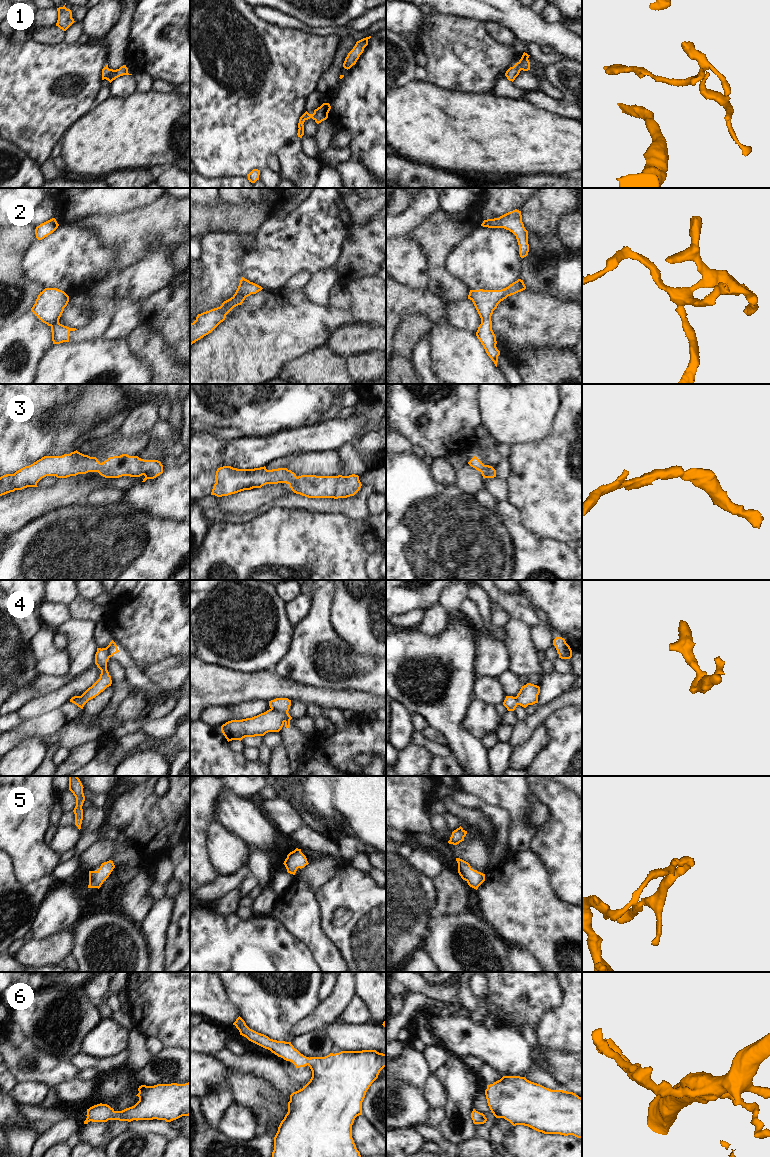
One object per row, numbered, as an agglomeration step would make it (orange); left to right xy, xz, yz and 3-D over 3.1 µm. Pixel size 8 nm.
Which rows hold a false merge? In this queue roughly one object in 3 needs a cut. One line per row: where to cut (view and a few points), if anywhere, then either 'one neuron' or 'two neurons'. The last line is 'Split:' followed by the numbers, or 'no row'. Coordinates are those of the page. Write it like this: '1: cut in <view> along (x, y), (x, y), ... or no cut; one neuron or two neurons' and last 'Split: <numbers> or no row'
1: no cut; one neuron
2: no cut; one neuron
3: no cut; one neuron
4: cut in xz along (271, 708), (280, 711), (284, 715), (285, 721); two neurons
5: no cut; one neuron
6: no cut; one neuron
Split: 4

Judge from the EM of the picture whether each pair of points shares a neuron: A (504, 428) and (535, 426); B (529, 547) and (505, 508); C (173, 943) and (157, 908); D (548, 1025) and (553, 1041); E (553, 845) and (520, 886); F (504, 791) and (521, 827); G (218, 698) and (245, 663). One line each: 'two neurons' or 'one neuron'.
A: one neuron
B: one neuron
C: two neurons
D: one neuron
E: two neurons
F: one neuron
G: two neurons

